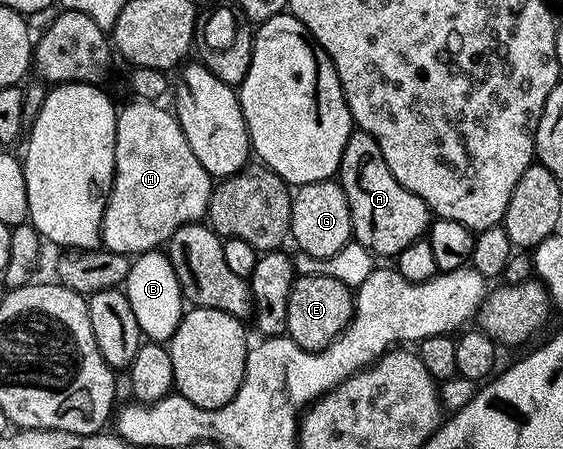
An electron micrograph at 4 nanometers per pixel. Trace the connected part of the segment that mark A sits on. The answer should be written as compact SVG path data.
M354 131L350 135L340 160L338 180L348 197L355 240L369 253L381 253L392 259L427 234L430 228L427 203L394 179L378 143L369 133Z

